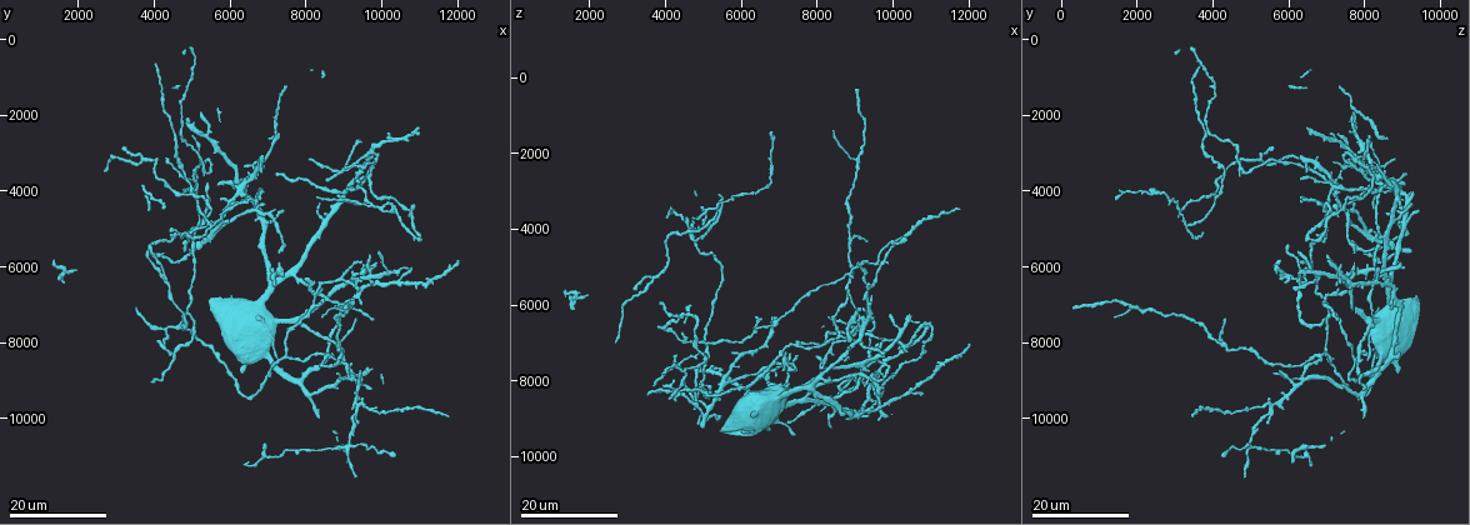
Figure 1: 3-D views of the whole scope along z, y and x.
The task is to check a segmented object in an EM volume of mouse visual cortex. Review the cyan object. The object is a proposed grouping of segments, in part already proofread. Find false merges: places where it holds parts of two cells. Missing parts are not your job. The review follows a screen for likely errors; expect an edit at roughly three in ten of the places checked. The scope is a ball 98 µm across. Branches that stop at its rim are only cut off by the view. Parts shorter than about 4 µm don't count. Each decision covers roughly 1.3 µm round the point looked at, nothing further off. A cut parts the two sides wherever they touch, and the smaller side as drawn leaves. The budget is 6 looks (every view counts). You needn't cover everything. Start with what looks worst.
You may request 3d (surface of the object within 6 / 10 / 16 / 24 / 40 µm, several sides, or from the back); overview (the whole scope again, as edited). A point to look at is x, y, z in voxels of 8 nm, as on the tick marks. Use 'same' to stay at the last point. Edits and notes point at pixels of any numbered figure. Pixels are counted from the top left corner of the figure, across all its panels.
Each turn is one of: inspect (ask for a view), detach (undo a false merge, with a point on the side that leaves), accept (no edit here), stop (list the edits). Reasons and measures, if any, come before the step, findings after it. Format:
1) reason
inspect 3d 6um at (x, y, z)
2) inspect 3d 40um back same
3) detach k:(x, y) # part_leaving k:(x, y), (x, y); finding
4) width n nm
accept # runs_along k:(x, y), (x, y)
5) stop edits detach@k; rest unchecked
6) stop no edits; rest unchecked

four-way junction
inspect 3d 24um at (8800, 8050, 4250)

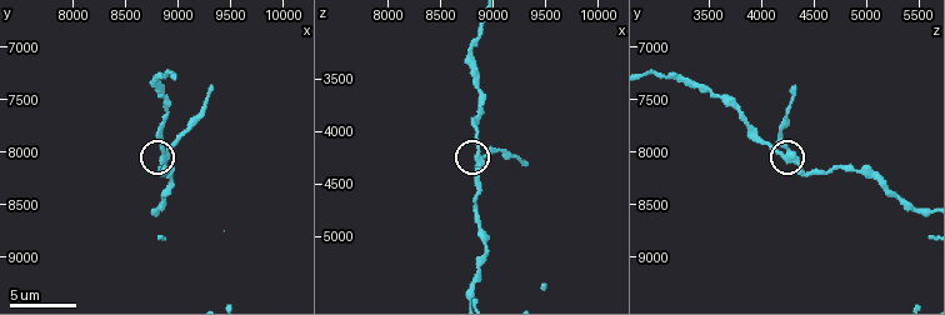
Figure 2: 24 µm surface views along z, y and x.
inspect 3d 10um at (8880, 8020, 4200)

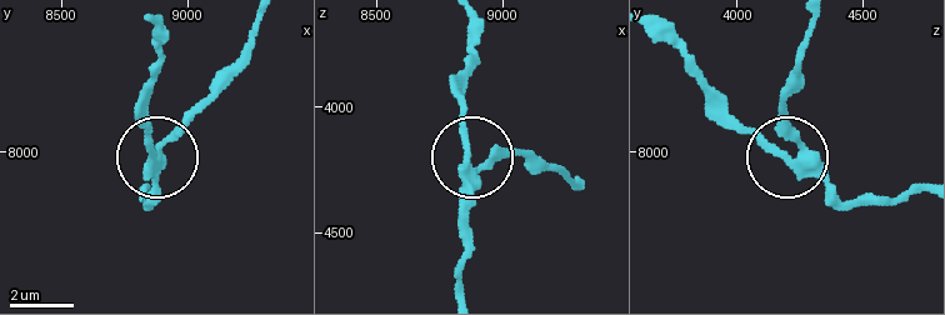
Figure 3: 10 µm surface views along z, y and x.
accept # runs_along 3:(461, 291), (469, 156), (539, 154); continuous, no second cell

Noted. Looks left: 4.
branch point
inspect 3d 16um at (5450, 4950, 3300)

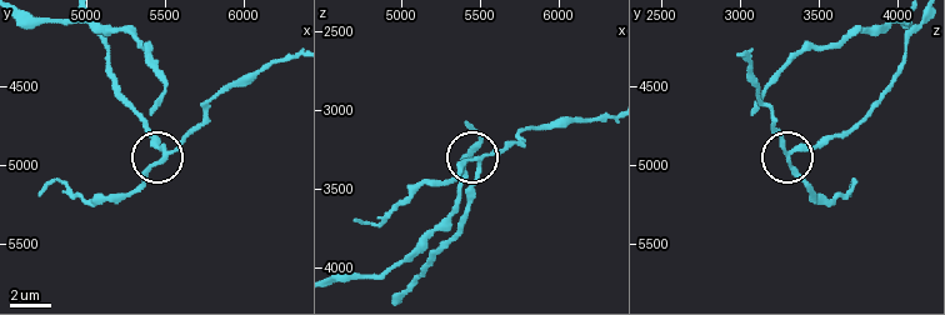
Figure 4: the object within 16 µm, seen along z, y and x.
inspect 3d 10um at (5500, 4960, 3300)

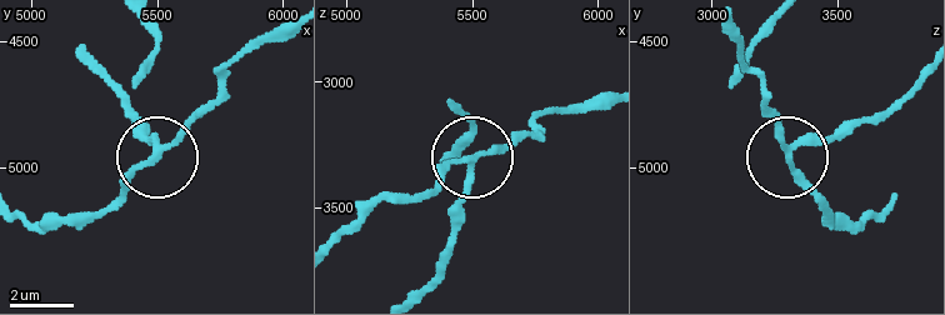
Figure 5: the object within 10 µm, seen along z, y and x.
detach 5:(120, 181) # part_leaving 5:(161, 153), (240, 58), (288, 39); a second cell is stuck on

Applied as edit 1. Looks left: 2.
stop edits detach@5; rest unchecked

